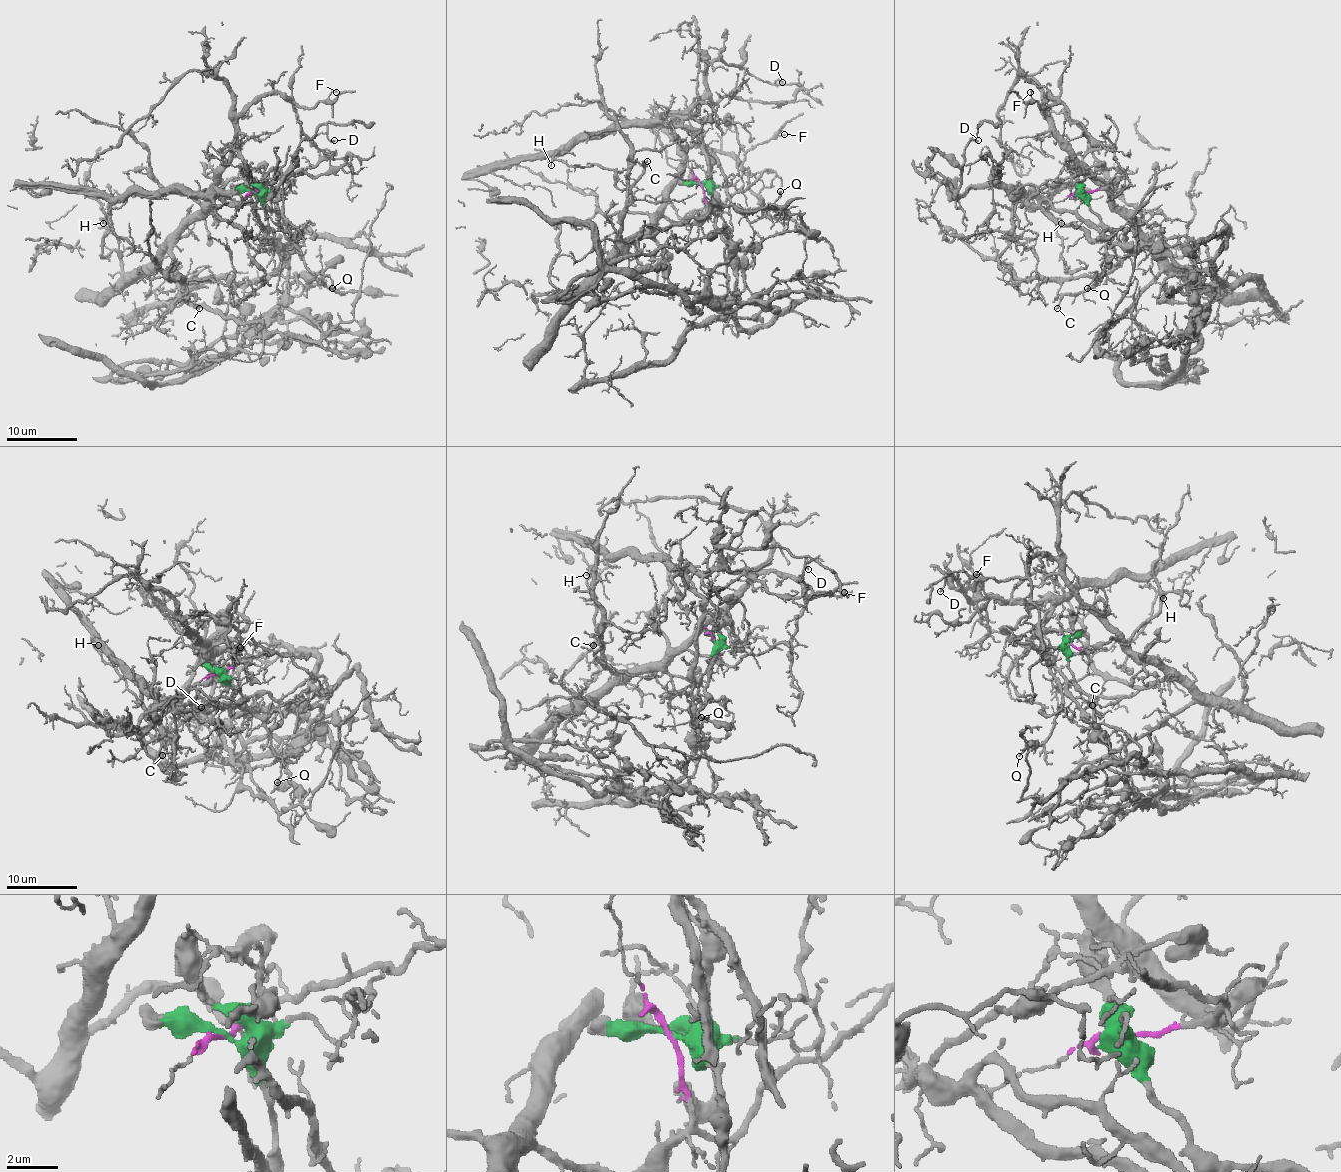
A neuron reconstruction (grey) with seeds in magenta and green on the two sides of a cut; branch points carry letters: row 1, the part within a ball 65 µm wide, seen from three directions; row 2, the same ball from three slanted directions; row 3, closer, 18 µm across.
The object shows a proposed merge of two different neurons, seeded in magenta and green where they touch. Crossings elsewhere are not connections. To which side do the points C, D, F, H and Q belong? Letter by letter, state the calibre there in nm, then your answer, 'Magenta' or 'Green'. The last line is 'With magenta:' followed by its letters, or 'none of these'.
C: Thickness 180 nm. Magenta
D: Thickness 160 nm. Green
F: Thickness 120 nm. Magenta
H: Thickness 110 nm. Green
Q: Thickness 140 nm. Green
With magenta: C, F

